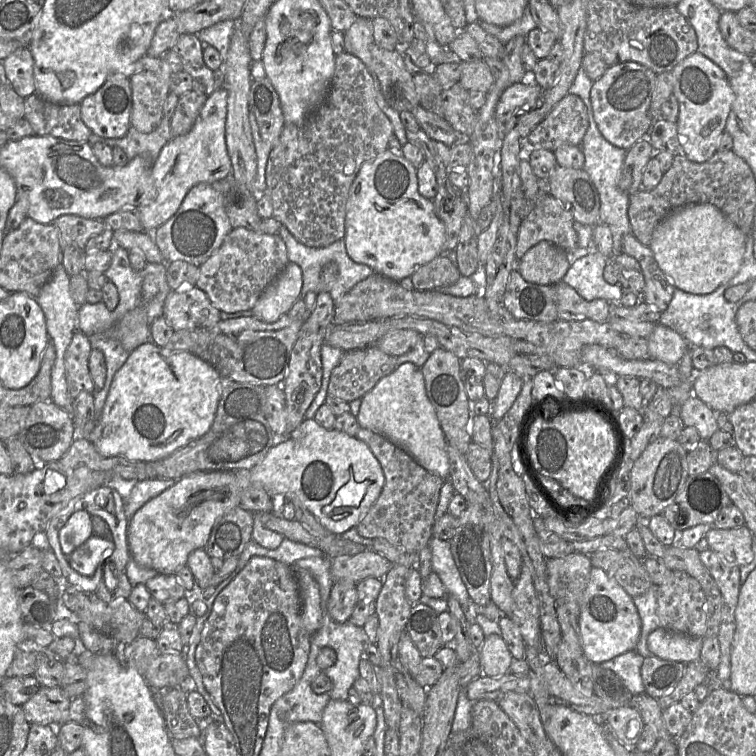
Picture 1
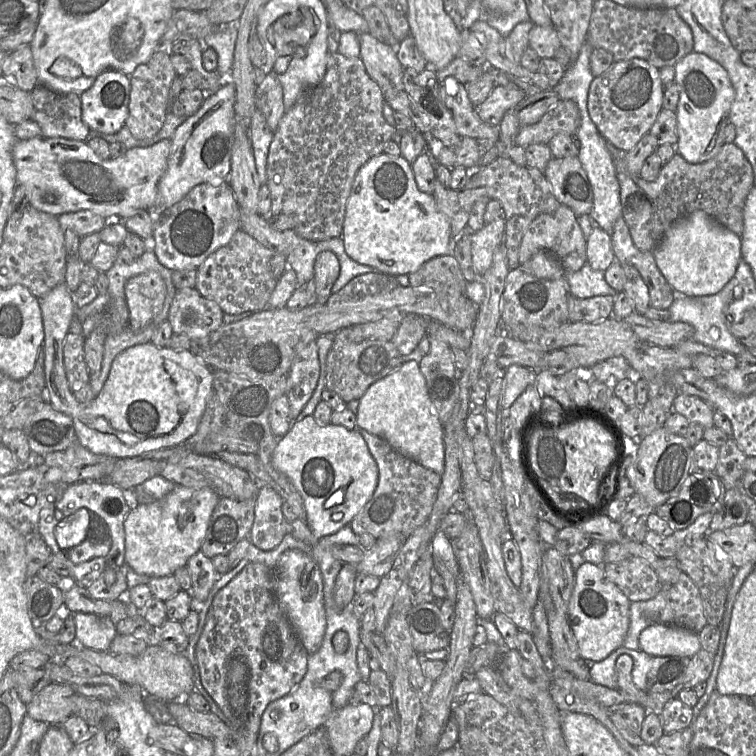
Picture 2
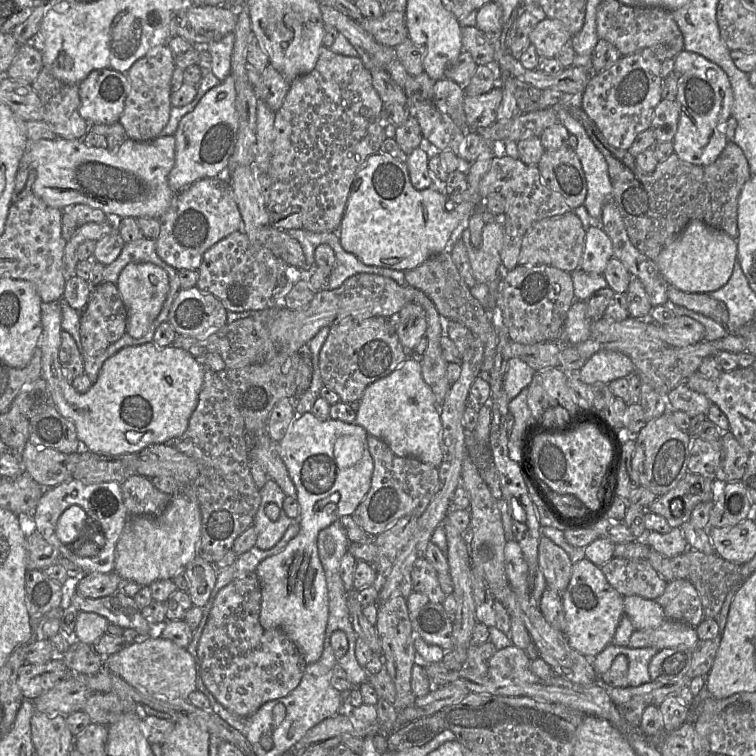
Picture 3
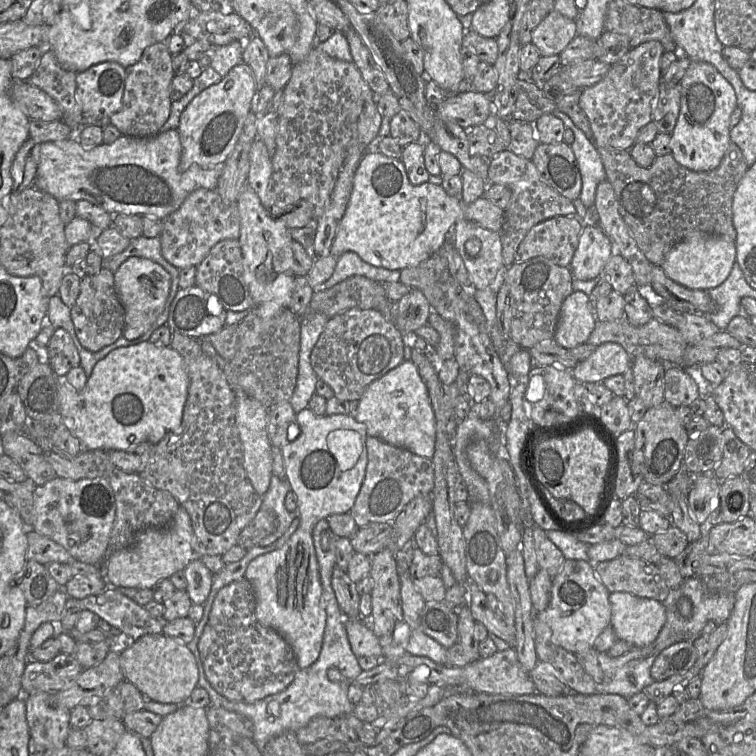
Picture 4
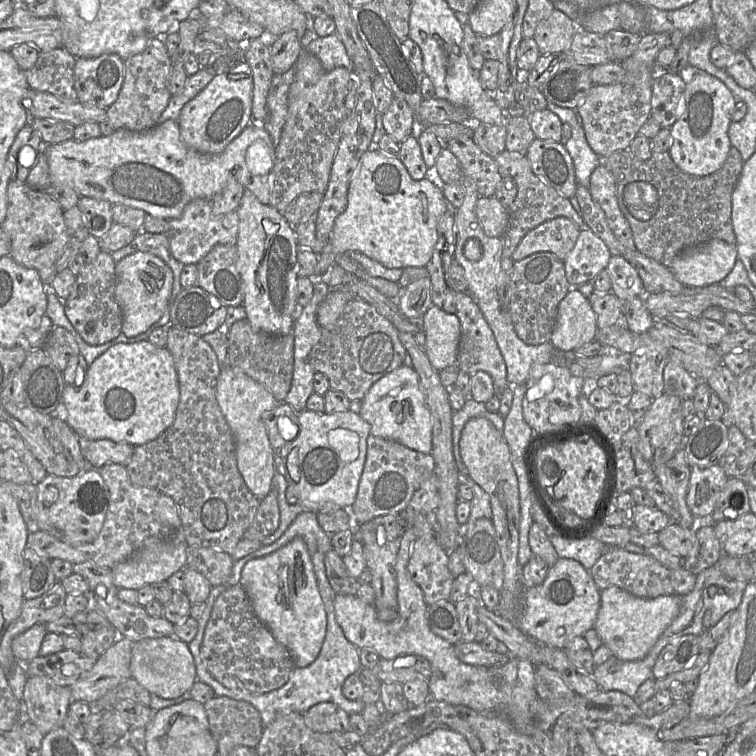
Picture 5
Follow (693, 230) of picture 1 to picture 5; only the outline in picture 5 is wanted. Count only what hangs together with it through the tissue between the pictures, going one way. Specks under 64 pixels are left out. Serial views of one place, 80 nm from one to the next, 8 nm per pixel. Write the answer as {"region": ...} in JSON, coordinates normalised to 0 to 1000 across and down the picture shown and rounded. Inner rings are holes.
{"region":[[[943,316],[893,340],[885,356],[906,380],[929,380],[954,373],[975,343],[974,324]]]}

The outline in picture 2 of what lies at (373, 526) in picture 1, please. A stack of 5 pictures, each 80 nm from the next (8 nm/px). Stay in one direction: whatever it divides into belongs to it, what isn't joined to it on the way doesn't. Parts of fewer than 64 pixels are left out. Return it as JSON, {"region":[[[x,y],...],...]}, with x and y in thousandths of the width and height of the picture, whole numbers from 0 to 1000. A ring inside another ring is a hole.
{"region":[[[475,567],[501,622],[499,644],[492,659],[466,687],[463,696],[472,708],[489,706],[497,713],[507,709],[532,709],[538,713],[566,688],[583,630],[554,612],[530,602],[511,582]]]}

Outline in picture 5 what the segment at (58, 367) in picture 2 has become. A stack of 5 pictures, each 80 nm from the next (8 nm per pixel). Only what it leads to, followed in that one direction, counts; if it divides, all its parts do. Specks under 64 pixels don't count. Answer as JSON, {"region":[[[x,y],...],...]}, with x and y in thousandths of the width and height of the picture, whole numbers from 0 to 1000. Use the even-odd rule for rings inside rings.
{"region":[[[196,448],[147,458],[116,485],[110,509],[87,509],[82,522],[90,544],[87,558],[102,577],[119,582],[144,581],[175,590],[201,583],[224,566],[230,558],[237,528],[237,504],[228,468],[218,458],[209,459]]]}

